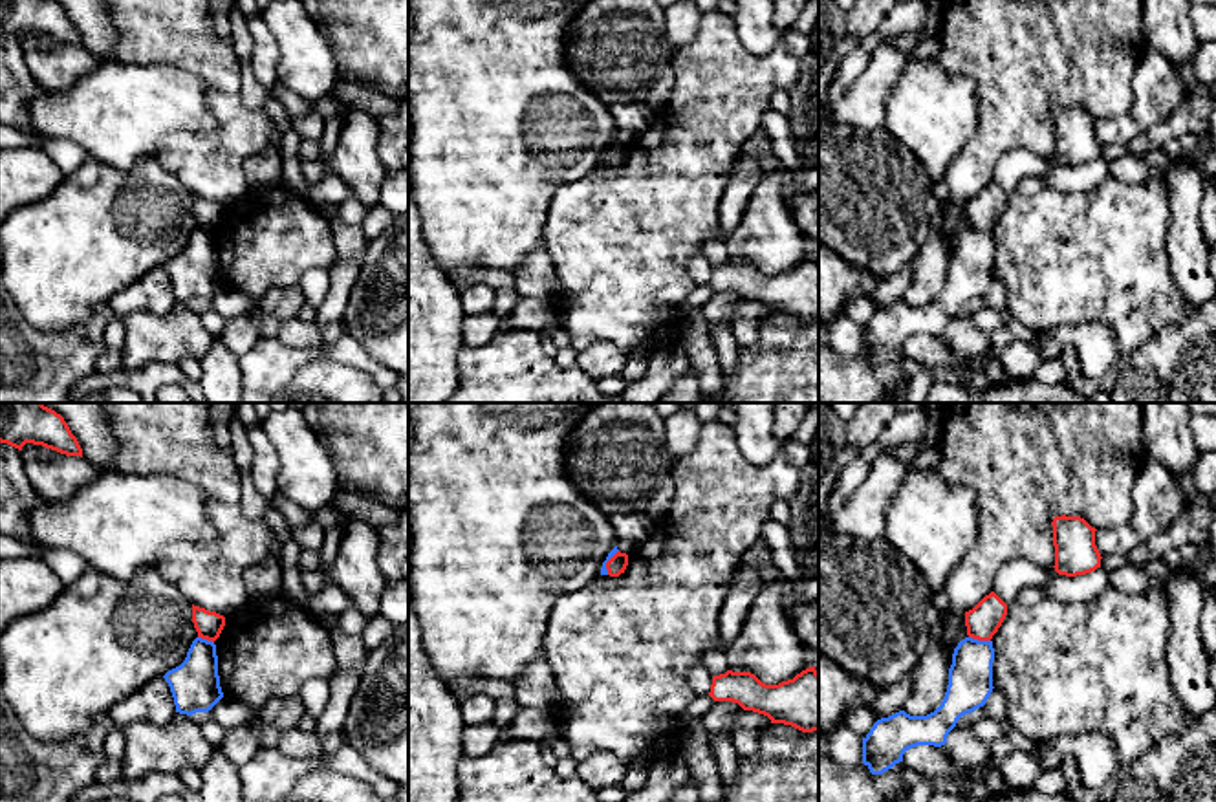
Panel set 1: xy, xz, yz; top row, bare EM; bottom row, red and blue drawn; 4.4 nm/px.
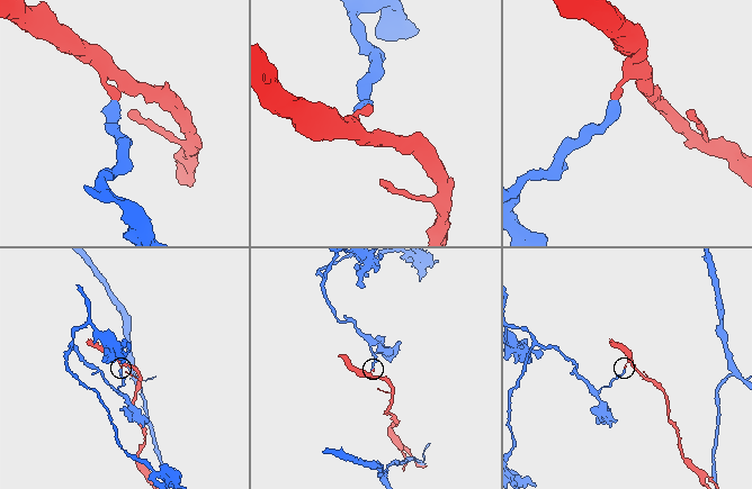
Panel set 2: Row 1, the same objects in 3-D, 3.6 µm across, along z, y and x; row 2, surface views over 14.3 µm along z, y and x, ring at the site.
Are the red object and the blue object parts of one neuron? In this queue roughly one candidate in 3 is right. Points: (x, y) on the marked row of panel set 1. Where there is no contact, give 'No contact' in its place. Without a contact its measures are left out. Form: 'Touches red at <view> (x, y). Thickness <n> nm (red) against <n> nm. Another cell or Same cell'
Touches red at yz (980, 639). Thickness 150 nm (red) against 190 nm. Another cell

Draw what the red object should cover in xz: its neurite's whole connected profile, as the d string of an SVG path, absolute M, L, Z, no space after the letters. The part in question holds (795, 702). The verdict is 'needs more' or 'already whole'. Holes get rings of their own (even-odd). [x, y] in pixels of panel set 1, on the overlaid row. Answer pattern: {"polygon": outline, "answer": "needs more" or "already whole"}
{"polygon": "M809 667L793 679L765 685L751 672L714 676L709 696L733 701L744 710L764 714L771 723L791 725L802 732L819 731L819 672Z", "answer": "already whole"}

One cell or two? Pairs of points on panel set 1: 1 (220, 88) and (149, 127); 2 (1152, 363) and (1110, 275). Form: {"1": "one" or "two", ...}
{"1": "two", "2": "two"}

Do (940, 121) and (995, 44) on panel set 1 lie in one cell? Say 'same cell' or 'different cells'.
different cells

